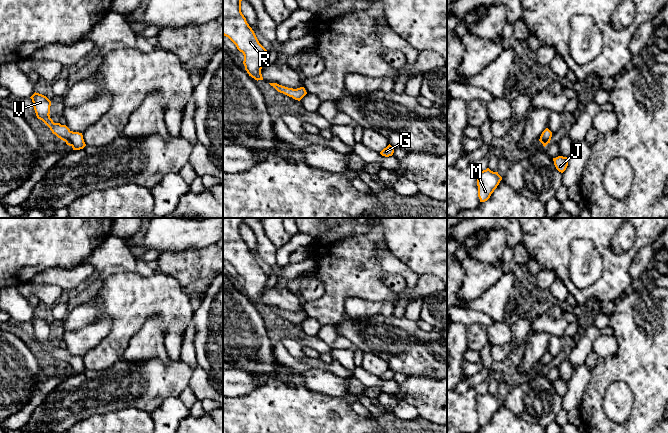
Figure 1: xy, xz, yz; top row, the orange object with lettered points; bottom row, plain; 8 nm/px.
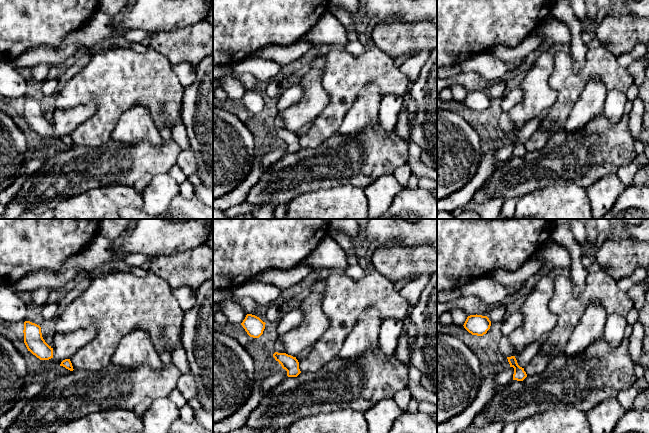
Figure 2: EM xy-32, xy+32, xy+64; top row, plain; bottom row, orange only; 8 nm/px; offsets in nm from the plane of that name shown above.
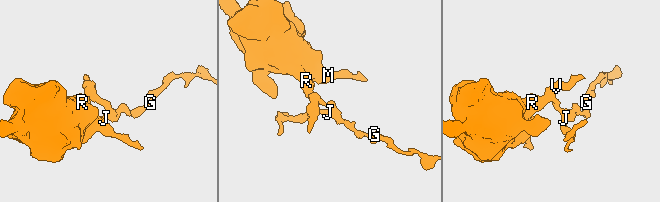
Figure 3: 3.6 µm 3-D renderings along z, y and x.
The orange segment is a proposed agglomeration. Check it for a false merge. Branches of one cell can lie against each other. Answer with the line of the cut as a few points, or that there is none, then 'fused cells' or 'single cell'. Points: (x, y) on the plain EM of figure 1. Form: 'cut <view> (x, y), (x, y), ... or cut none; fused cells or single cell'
cut none; single cell

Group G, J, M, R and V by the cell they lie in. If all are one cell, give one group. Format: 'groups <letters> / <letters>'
groups G J M R V

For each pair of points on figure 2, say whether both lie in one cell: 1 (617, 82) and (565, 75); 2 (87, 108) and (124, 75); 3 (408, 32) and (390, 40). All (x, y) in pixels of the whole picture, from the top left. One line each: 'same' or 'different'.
1: same
2: different
3: same

